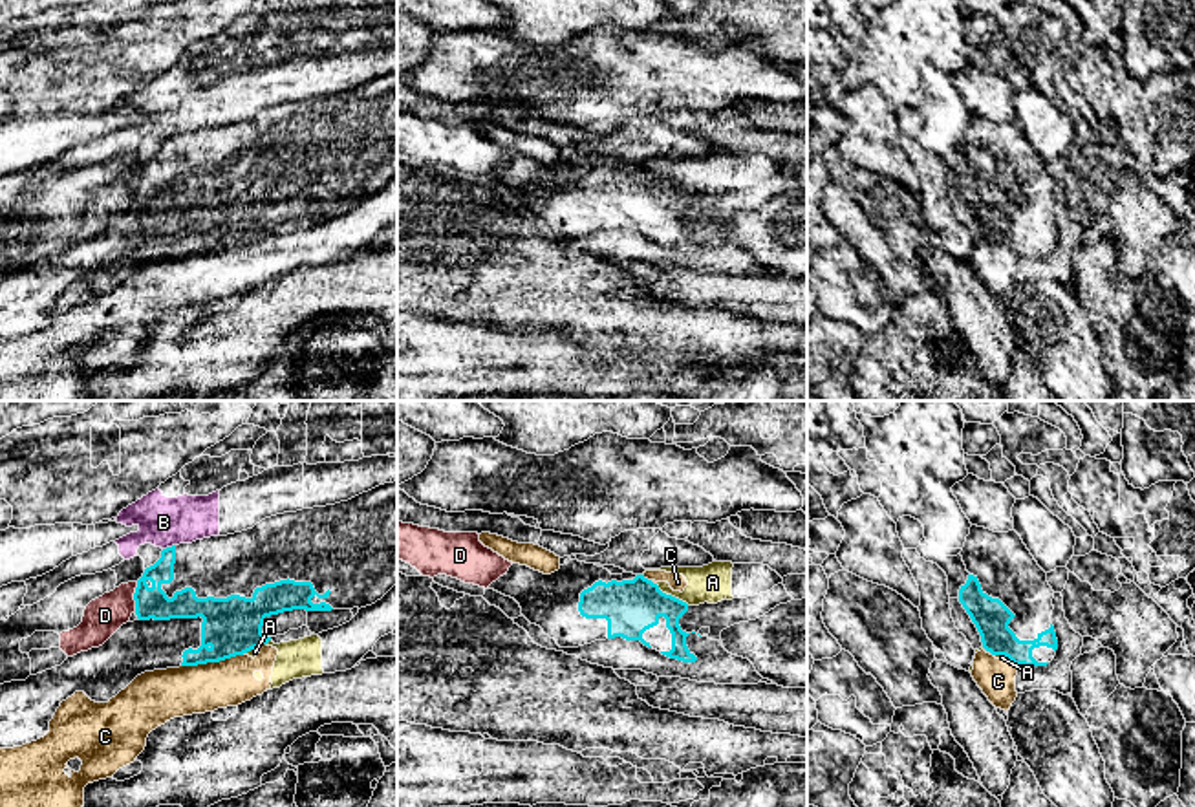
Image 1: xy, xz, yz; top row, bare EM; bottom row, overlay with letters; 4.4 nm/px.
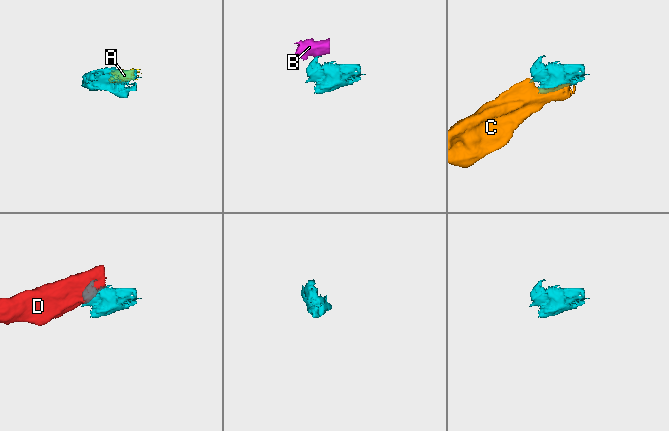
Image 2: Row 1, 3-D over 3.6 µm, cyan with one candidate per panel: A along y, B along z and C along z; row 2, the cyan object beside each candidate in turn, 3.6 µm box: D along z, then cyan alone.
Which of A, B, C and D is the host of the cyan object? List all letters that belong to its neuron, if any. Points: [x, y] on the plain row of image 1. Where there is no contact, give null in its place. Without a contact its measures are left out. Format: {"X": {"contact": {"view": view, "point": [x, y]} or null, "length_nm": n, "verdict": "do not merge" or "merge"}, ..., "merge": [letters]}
{"A": {"contact": {"view": "xz", "point": [670, 185]}, "length_nm": 200, "verdict": "do not merge"}, "B": {"contact": {"view": "xy", "point": [169, 138]}, "length_nm": 60, "verdict": "do not merge"}, "C": {"contact": {"view": "xy", "point": [211, 251]}, "length_nm": 280, "verdict": "do not merge"}, "D": {"contact": {"view": "xy", "point": [134, 187]}, "length_nm": 130, "verdict": "do not merge"}, "merge": []}

